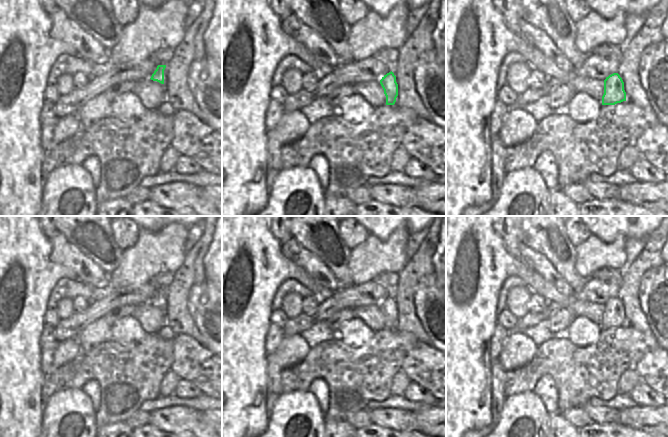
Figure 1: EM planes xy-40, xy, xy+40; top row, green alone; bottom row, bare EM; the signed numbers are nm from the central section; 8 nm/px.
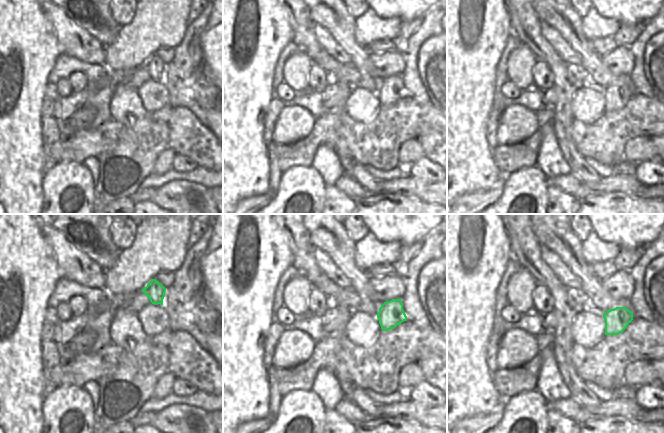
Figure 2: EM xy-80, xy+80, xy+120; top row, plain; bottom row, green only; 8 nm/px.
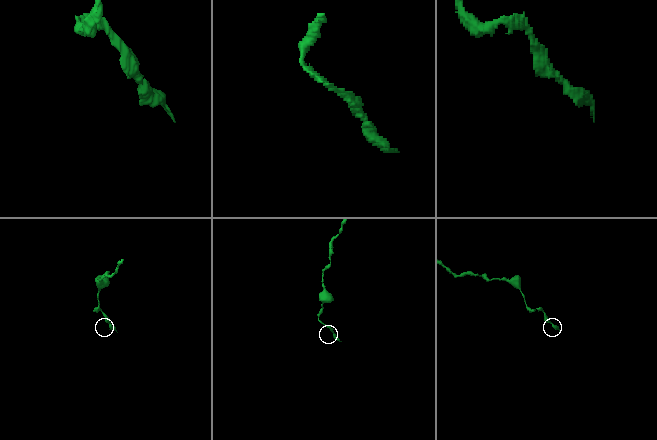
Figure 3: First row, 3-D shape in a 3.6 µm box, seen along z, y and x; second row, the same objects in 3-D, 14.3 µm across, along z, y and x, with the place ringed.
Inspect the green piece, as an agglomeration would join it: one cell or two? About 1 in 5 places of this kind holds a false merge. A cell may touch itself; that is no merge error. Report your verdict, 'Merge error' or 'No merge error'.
No merge error.

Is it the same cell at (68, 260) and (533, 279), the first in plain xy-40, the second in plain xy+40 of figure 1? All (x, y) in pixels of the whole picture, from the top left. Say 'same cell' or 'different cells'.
different cells

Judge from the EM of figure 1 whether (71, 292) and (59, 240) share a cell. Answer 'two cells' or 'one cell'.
two cells

